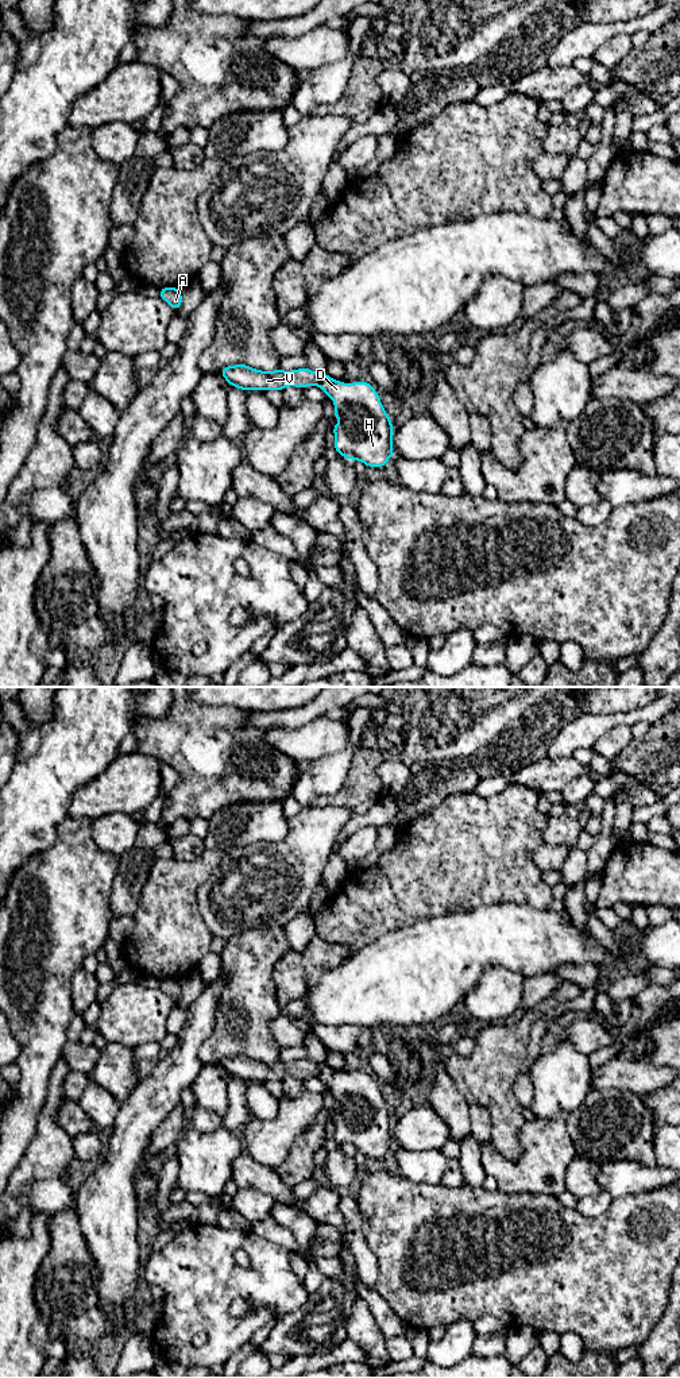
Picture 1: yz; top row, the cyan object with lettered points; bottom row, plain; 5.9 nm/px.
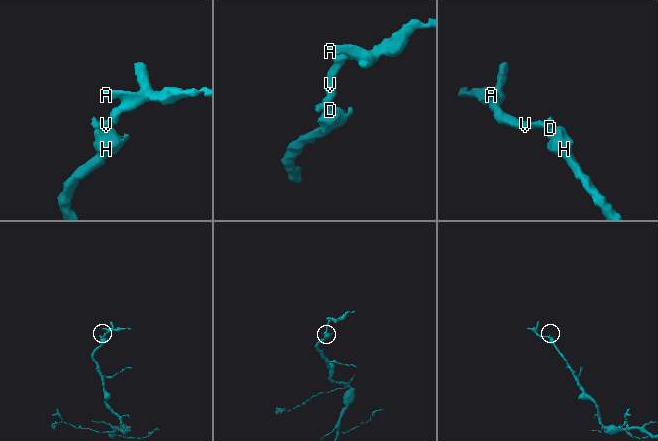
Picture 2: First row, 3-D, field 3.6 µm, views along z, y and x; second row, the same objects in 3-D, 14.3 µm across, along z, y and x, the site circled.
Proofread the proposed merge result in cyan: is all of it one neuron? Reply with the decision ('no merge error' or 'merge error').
no merge error

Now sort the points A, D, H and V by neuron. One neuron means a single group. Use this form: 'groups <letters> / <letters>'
groups A D H V

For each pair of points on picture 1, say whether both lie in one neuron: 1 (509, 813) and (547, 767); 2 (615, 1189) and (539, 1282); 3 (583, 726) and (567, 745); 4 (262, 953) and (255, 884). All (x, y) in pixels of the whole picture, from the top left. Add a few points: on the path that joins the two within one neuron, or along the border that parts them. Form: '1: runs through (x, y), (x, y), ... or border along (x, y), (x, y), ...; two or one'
1: border along (512, 783), (525, 786), (536, 792); two
2: border along (645, 1192), (630, 1192), (614, 1199); two
3: runs through (579, 730), (568, 741); one
4: border along (284, 925), (246, 927), (228, 937); two

